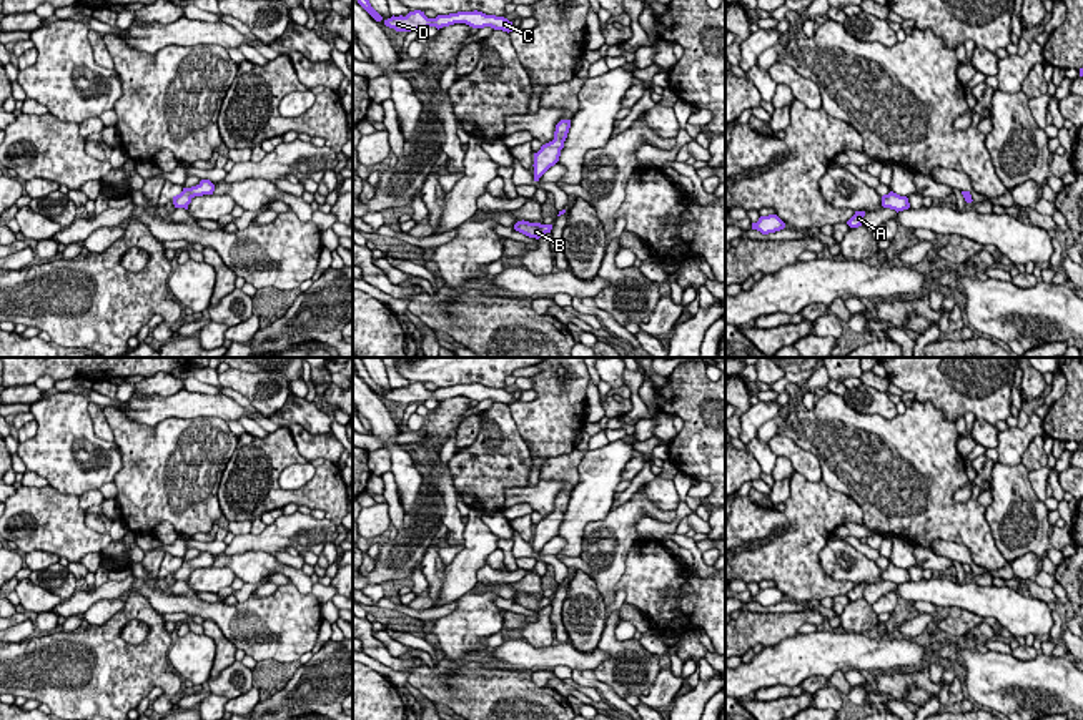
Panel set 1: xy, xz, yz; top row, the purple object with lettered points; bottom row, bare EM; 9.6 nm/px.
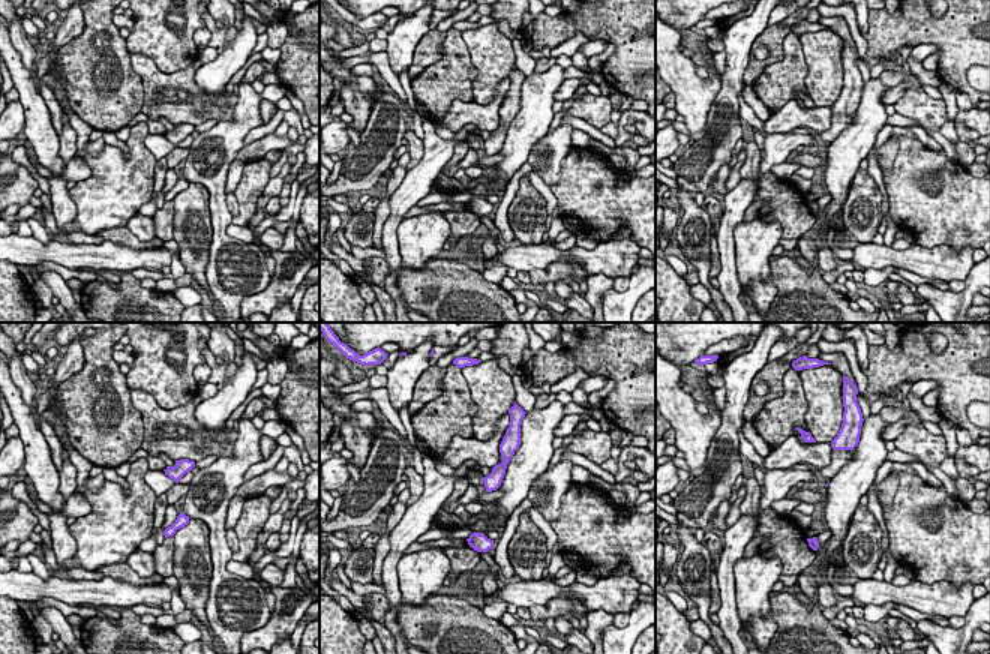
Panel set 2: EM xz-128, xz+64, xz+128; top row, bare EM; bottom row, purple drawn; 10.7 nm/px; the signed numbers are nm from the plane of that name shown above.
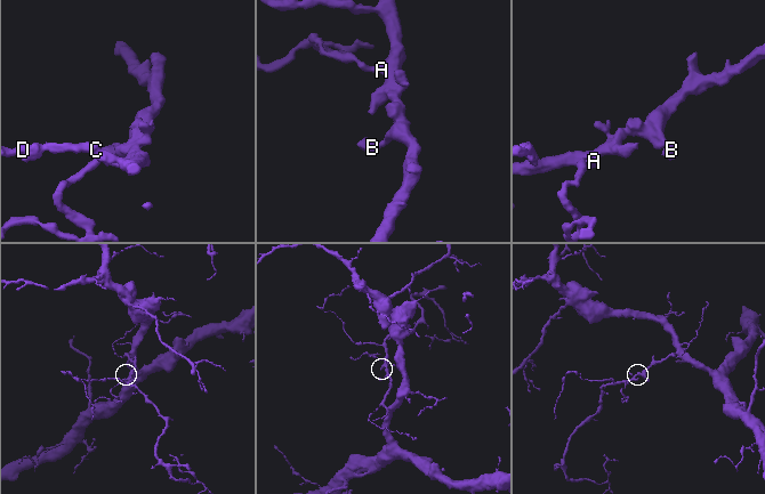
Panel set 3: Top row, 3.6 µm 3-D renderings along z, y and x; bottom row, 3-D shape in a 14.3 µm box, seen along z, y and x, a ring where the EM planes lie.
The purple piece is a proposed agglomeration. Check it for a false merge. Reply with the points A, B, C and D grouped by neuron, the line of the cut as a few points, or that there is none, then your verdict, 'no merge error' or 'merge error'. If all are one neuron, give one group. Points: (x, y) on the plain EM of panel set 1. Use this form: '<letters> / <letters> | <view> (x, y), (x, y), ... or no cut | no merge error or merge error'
A B C D | no cut | no merge error

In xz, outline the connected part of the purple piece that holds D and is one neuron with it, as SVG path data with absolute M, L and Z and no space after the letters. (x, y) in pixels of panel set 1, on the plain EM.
M353 358L353 366L356 367L358 376L376 392L376 394L384 394L386 399L394 401L396 404L413 404L419 402L423 404L428 399L436 399L438 402L443 399L449 399L454 396L466 396L472 401L484 401L491 399L494 402L502 402L502 404L512 404L516 402L512 399L512 394L509 394L504 389L496 389L496 387L486 387L482 384L457 384L457 386L449 386L449 387L438 387L436 391L428 391L424 384L414 382L409 384L406 389L391 389L384 392L369 376L366 371L361 358Z

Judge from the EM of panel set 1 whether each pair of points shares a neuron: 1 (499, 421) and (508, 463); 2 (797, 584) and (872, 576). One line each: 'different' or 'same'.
1: same
2: different

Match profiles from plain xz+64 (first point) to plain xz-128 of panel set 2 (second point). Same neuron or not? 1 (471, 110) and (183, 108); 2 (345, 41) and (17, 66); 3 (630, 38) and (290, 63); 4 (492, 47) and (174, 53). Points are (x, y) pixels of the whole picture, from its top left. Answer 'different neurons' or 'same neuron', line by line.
1: same neuron
2: same neuron
3: same neuron
4: same neuron

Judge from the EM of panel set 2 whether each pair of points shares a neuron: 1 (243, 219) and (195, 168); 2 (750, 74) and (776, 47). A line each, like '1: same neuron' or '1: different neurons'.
1: different neurons
2: same neuron

